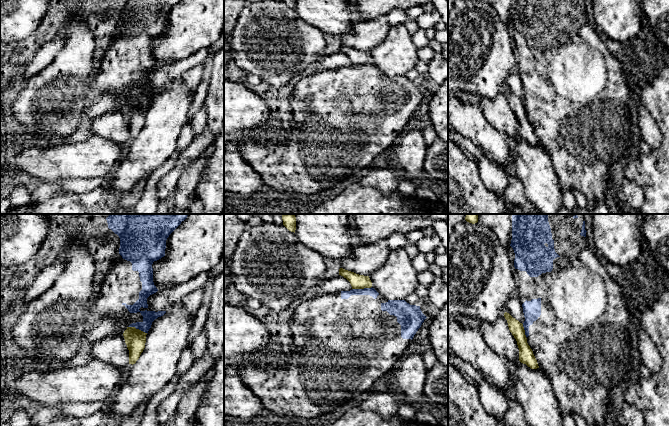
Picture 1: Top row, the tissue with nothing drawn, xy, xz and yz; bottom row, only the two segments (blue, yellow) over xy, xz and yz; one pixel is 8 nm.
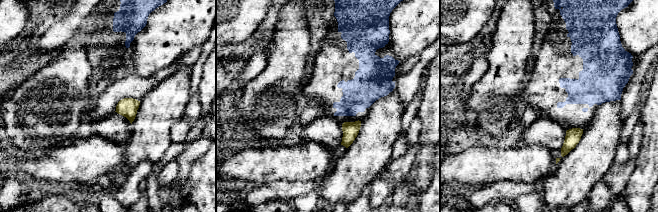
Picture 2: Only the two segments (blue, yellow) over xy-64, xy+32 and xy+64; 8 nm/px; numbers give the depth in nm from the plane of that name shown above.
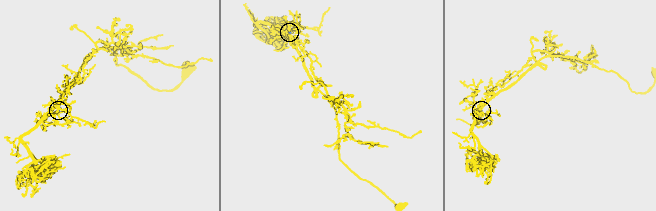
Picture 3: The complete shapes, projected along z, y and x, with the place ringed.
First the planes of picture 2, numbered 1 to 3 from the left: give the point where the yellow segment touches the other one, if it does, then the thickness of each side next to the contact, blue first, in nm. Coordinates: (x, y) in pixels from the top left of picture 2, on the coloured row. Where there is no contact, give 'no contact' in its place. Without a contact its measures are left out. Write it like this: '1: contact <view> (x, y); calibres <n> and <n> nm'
1: no contact
2: no contact
3: no contact

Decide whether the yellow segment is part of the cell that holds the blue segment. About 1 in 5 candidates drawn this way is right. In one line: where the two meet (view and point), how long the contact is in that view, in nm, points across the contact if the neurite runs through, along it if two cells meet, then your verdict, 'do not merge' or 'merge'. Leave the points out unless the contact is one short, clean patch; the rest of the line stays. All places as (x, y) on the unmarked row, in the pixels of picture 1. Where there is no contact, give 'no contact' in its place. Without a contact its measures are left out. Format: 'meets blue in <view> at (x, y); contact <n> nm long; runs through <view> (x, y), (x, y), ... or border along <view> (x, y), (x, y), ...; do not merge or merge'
meets blue in xz at (361, 65); contact 160 nm long; border along xz (371, 62), (352, 65); do not merge

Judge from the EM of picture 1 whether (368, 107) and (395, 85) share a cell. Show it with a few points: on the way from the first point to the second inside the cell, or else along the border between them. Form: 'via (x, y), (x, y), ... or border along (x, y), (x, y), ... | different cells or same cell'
via (375, 101), (381, 95), (388, 92) | same cell

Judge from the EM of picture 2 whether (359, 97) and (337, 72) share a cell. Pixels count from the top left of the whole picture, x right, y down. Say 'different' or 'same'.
same

